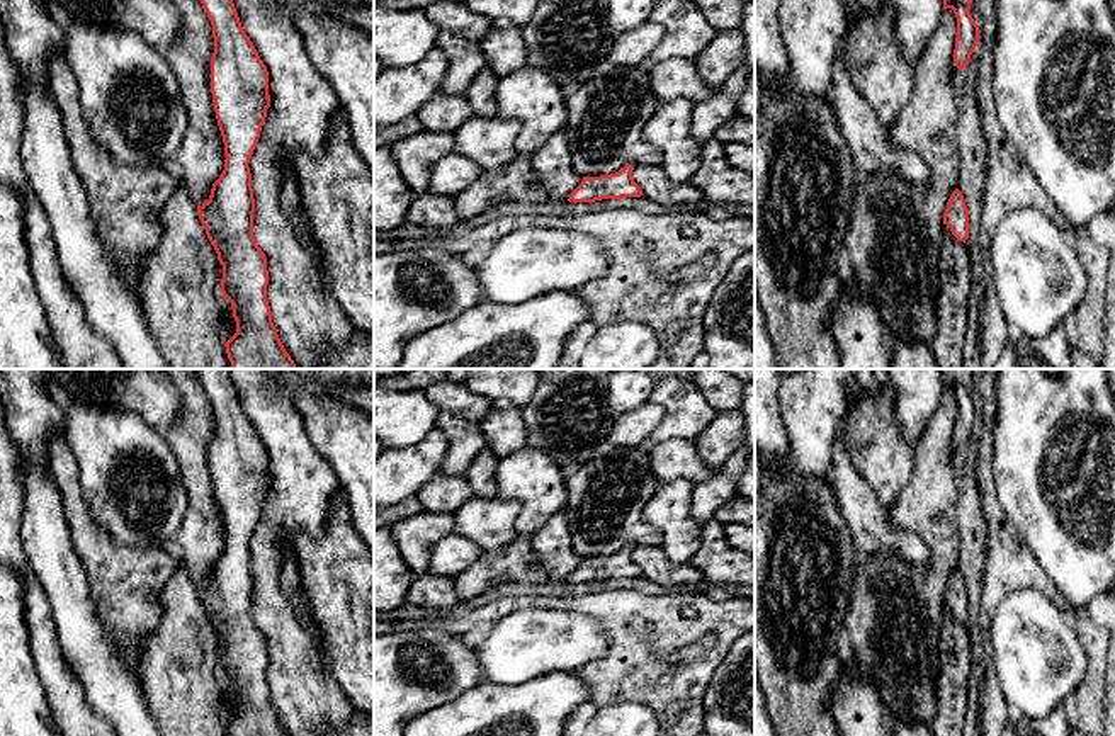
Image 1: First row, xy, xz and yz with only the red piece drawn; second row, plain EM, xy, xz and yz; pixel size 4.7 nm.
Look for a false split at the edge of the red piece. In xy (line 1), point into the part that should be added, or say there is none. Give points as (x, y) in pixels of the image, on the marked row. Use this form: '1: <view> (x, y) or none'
1: none

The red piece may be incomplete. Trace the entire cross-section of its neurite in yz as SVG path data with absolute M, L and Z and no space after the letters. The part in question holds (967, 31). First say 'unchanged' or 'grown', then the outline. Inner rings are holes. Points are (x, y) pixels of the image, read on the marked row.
unchanged; M943 0L943 8L952 8L957 17L957 37L954 49L954 63L965 68L979 42L979 25L974 22L969 8L972 0Z

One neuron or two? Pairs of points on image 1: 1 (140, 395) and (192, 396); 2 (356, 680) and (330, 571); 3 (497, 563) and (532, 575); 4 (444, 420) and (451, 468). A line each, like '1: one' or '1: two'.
1: two
2: one
3: one
4: one

